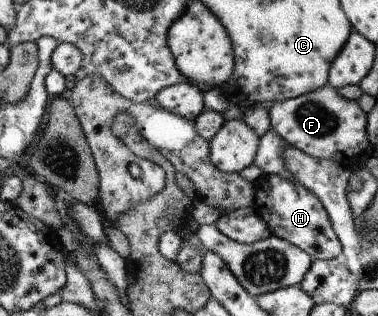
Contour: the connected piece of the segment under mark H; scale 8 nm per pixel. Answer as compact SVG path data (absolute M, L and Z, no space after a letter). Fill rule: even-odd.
M262 174L254 181L253 211L267 223L273 234L306 251L311 259L332 260L343 253L342 241L331 223L330 215L318 196L303 184L277 174Z

